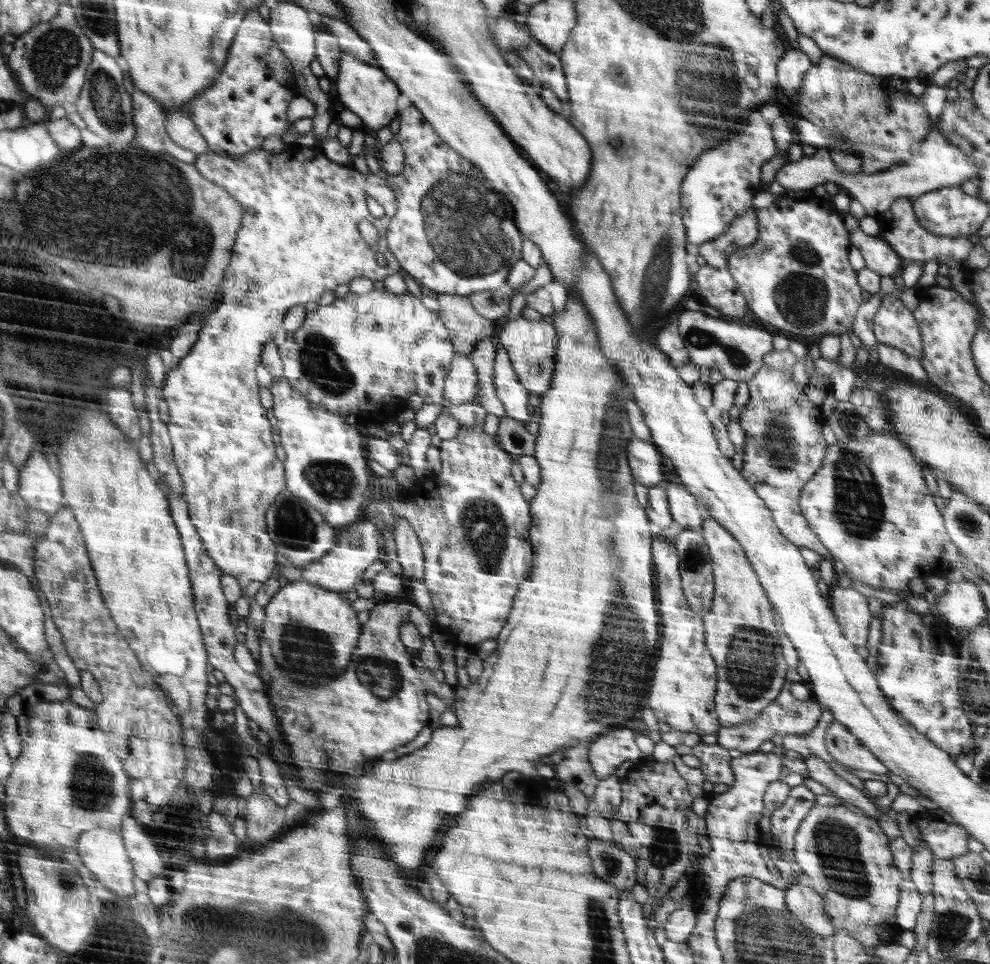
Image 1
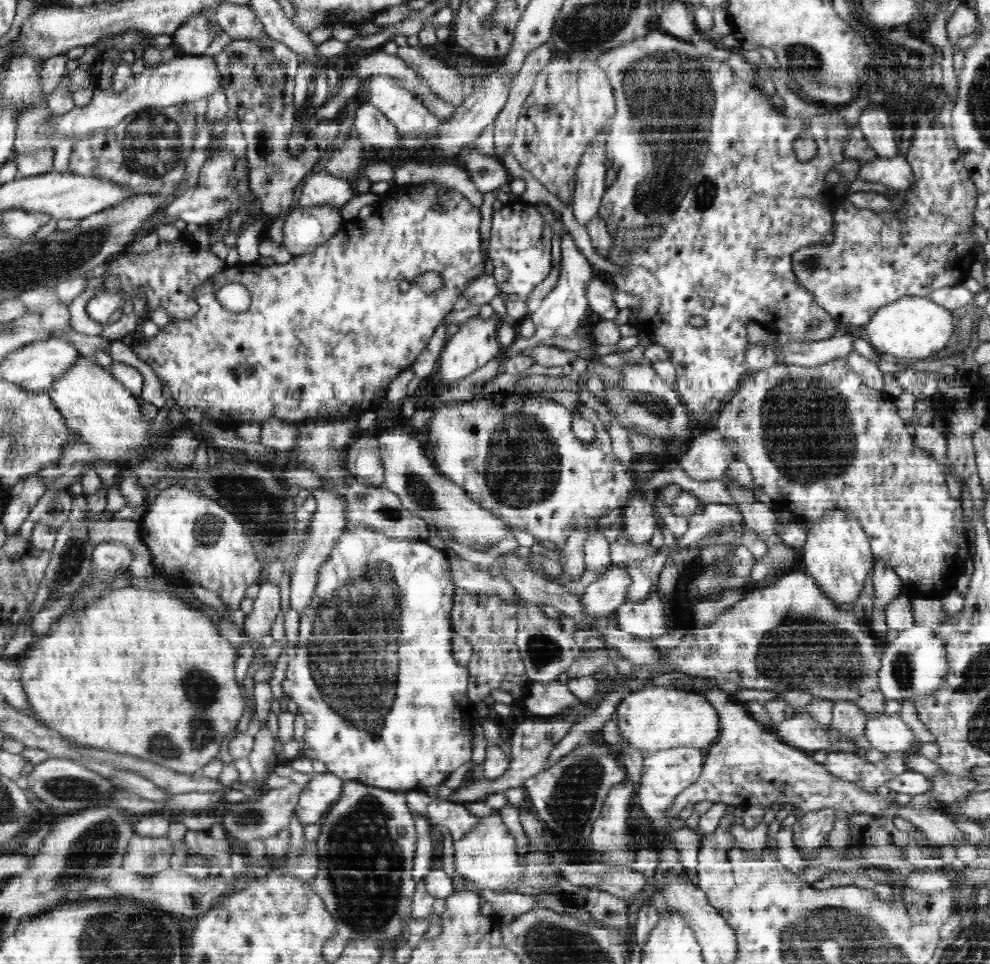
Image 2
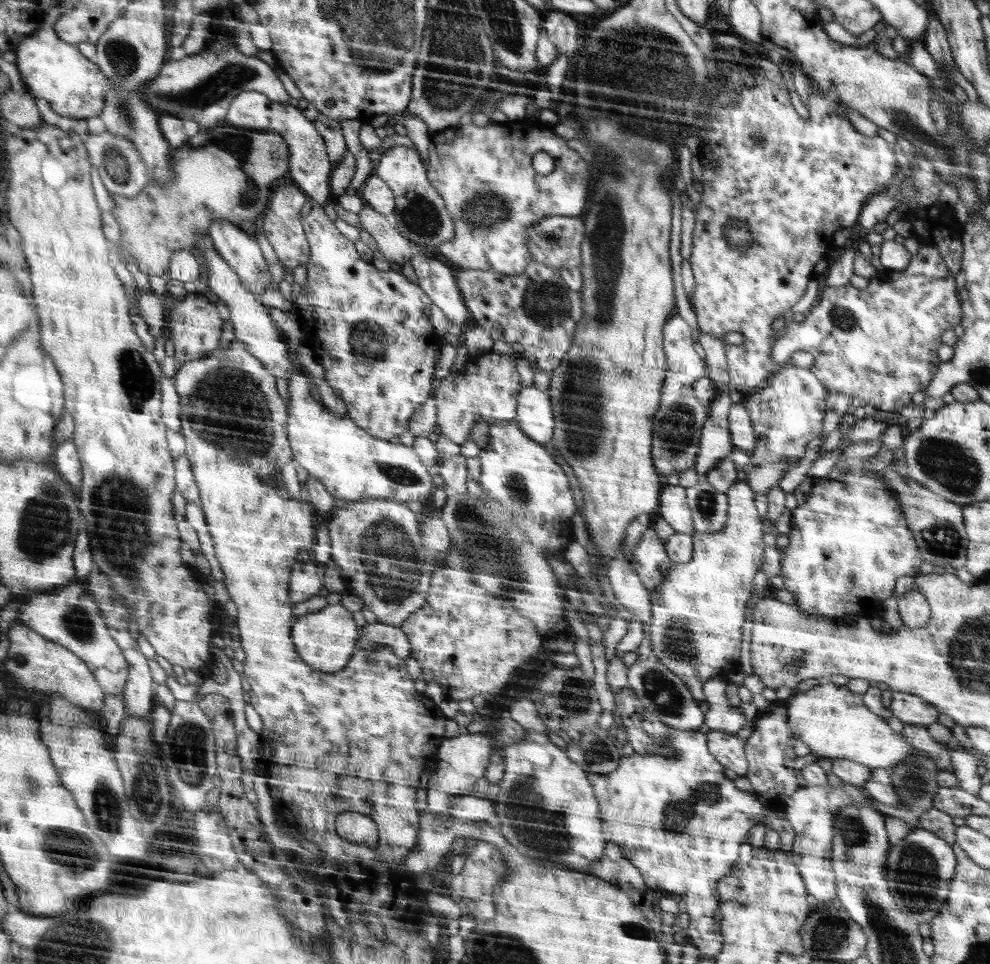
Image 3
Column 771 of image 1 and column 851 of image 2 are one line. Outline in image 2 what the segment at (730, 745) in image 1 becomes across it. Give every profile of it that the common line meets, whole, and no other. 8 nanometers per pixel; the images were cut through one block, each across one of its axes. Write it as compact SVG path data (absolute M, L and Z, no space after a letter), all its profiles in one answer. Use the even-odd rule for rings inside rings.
M845 700L833 704L832 725L841 736L849 736L849 738L864 736L868 719L855 704L845 702Z

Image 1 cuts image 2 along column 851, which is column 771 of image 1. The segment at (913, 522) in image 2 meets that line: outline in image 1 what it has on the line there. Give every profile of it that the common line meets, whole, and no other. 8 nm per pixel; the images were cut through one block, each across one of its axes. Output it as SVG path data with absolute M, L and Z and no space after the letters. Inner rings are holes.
M763 364L747 384L750 396L740 413L740 426L746 435L740 472L756 495L766 501L780 532L792 544L812 549L832 562L831 553L816 536L799 504L803 489L818 474L827 454L822 438L822 412L806 400L804 392L794 384L790 370L772 370Z

